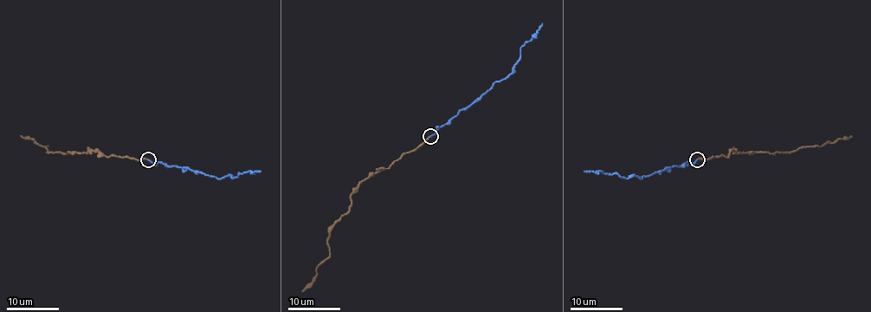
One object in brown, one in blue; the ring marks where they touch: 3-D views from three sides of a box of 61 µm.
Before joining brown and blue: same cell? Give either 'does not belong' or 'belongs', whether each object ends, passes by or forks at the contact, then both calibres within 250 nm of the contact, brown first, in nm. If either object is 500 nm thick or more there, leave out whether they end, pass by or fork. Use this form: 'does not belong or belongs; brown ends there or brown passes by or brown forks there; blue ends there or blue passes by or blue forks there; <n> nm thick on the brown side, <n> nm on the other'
does not belong; brown ends there; blue ends there; 150 nm thick on the brown side, 170 nm on the other

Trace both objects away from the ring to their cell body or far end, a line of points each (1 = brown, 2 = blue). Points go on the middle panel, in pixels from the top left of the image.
1: (429, 136), (359, 185), (350, 196), (349, 211), (329, 233), (329, 256), (317, 267), (314, 278), (301, 291)
2: (429, 136), (461, 110), (470, 106), (496, 81), (511, 74), (521, 56), (521, 47), (542, 23)

